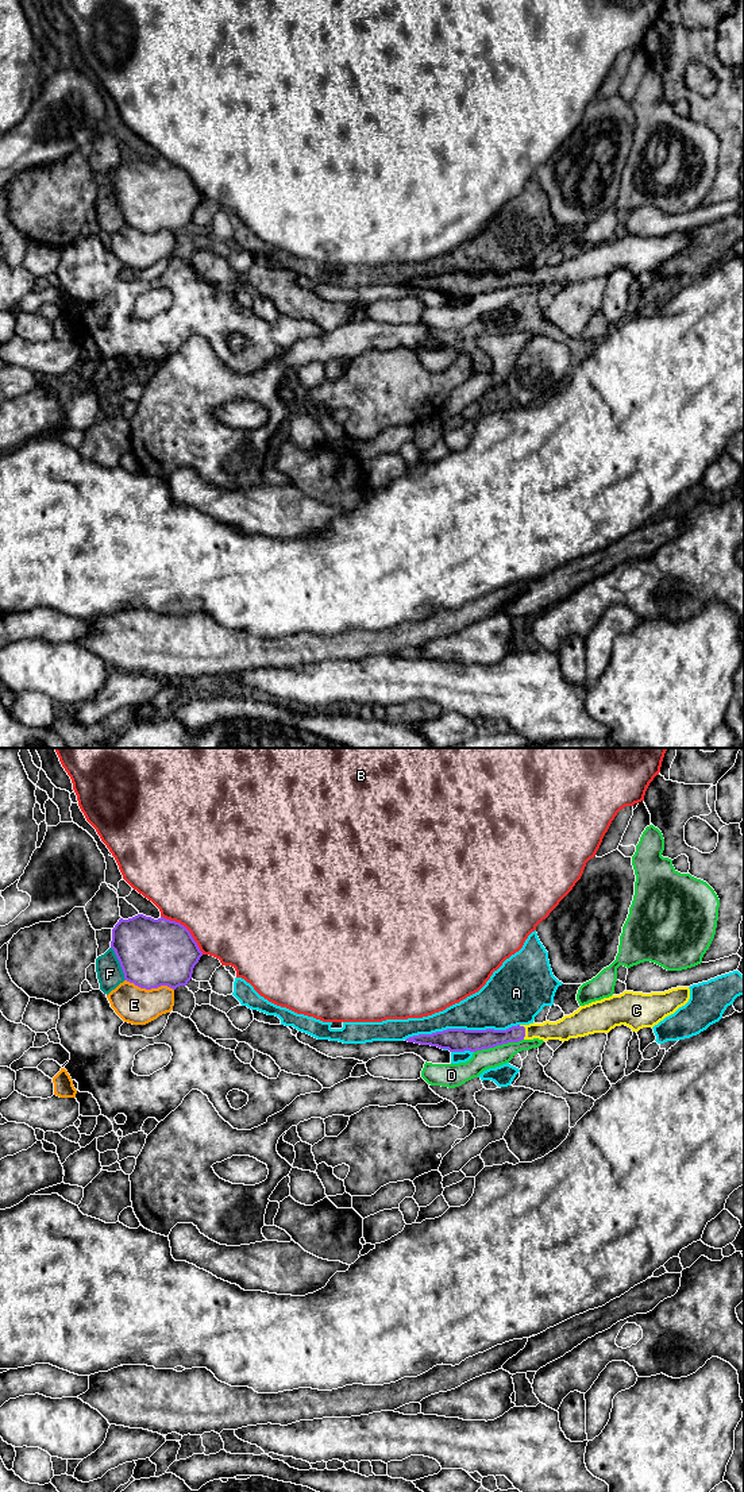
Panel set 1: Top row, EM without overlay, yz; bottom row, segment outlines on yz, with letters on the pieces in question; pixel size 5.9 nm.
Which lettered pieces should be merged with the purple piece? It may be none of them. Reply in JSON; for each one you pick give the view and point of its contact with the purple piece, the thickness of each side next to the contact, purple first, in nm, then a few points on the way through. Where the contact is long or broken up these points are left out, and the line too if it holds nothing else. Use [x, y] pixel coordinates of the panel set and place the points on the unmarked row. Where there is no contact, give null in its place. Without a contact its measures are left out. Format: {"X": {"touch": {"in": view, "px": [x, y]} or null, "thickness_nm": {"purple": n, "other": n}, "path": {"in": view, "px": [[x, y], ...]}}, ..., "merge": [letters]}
{"C": {"touch": {"in": "yz", "px": [524, 274]}, "thickness_nm": {"purple": 110, "other": 130}, "path": {"in": "yz", "px": [[486, 282], [504, 281], [524, 274], [561, 274], [566, 272]]}}, "merge": ["C"]}

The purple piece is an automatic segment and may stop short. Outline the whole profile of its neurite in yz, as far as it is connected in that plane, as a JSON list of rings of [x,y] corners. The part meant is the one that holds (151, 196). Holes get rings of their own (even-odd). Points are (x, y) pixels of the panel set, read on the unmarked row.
[[[143,158],[119,163],[112,173],[111,192],[124,223],[146,234],[186,230],[203,200],[184,169]]]

